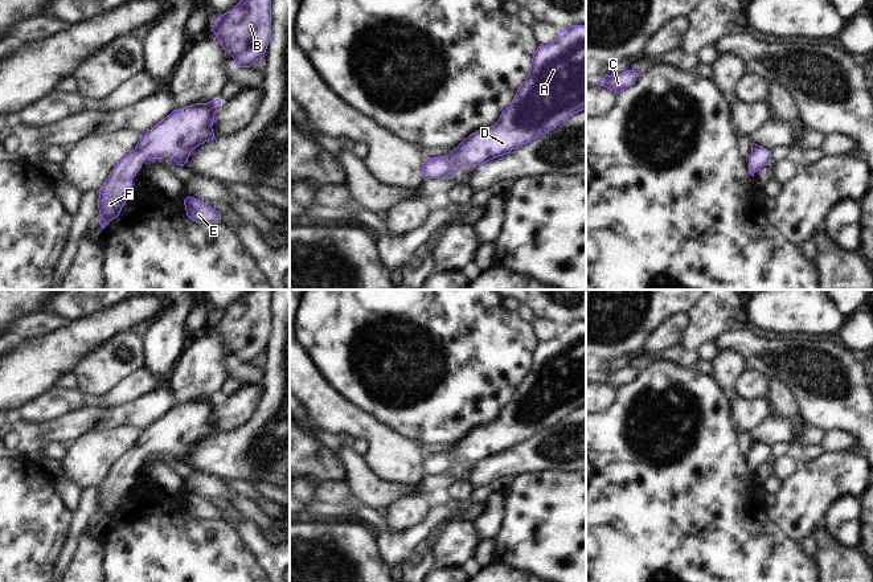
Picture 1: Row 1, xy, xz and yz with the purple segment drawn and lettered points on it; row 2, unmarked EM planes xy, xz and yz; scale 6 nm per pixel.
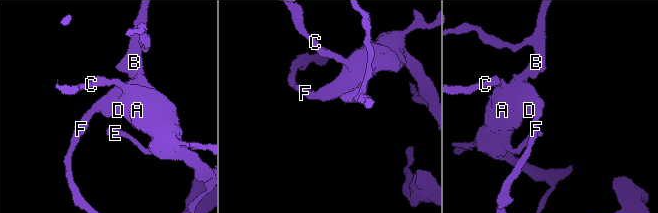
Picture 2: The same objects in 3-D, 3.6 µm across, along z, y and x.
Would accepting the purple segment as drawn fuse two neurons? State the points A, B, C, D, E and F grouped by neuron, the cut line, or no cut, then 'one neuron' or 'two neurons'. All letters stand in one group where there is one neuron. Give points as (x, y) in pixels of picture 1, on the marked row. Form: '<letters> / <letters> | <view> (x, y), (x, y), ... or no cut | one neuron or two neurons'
A B C D E F | no cut | one neuron

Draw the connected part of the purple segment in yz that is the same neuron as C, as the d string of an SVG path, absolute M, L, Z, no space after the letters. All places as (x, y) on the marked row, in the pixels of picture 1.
M626 70L618 75L606 75L604 78L601 78L597 85L604 86L619 94L626 87L634 85L639 74L640 73L636 73L634 70Z

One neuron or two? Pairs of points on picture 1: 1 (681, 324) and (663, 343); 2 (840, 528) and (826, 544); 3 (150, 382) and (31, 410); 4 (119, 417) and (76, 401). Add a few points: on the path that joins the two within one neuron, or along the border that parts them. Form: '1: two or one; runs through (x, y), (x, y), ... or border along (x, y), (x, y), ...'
1: one; runs through (677, 328), (667, 339)
2: two; border along (824, 525), (831, 535), (844, 544), (859, 545)
3: one; runs through (121, 394), (109, 401), (60, 402)
4: two; border along (138, 397), (109, 409)

